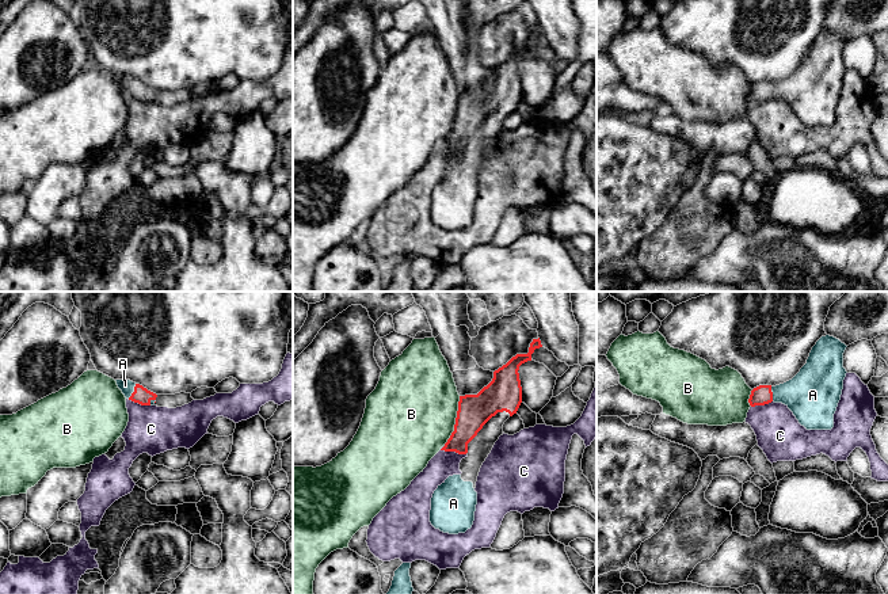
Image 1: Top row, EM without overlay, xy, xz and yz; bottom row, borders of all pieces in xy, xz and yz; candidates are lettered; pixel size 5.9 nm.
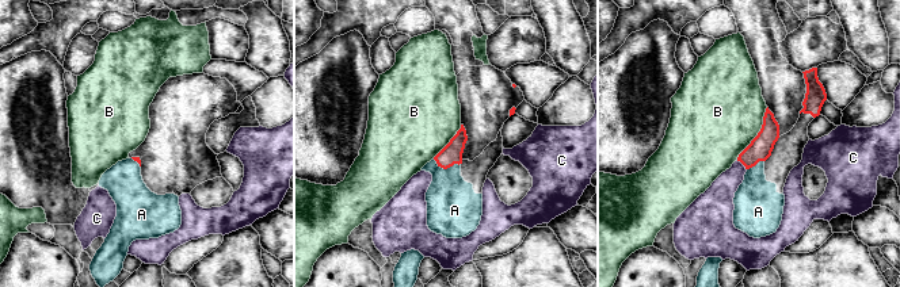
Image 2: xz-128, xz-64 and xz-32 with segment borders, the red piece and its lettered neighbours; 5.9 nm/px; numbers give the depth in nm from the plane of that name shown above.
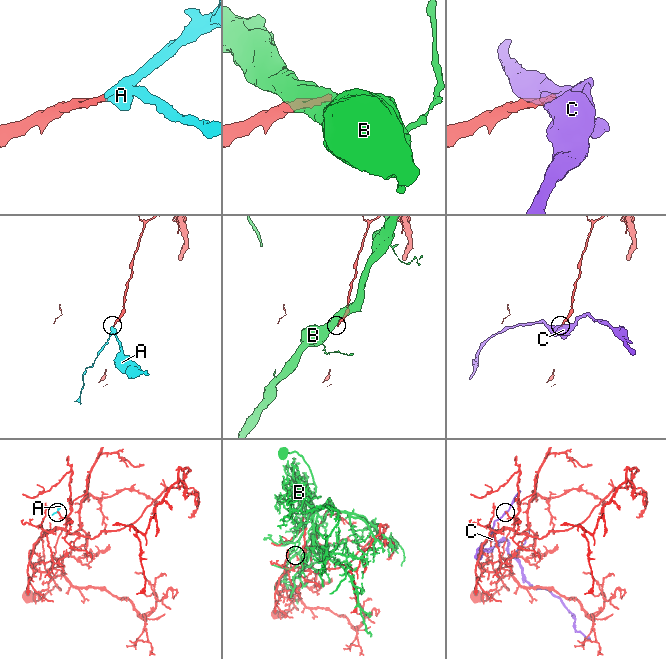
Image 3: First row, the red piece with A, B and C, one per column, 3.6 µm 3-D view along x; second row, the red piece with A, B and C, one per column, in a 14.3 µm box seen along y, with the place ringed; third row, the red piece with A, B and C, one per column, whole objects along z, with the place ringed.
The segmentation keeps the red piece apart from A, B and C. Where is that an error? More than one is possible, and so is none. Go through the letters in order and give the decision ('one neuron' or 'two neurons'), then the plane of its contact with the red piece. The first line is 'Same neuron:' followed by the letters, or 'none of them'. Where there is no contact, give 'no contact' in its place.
Same neuron: A
A: one neuron; contact in xy
B: two neurons; contact in xz
C: two neurons; contact in xz

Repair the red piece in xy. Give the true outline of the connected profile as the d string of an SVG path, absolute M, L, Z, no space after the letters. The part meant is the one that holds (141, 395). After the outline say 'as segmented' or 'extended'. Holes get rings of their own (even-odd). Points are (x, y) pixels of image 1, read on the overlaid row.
M115 380L126 399L141 405L153 405L157 395L130 380Z; extended

